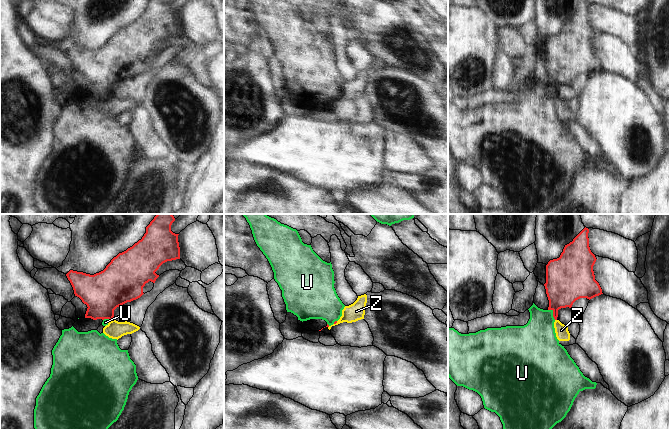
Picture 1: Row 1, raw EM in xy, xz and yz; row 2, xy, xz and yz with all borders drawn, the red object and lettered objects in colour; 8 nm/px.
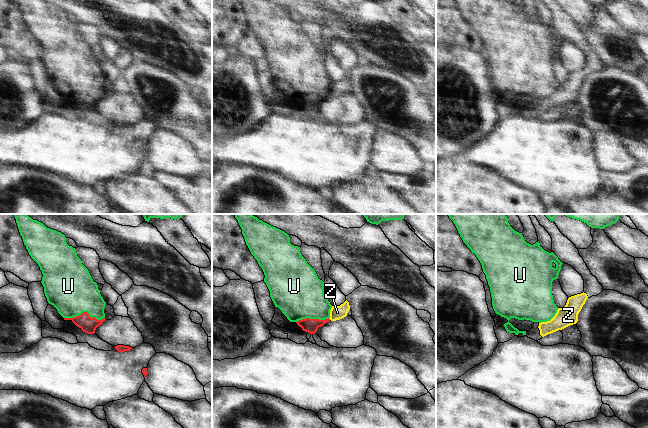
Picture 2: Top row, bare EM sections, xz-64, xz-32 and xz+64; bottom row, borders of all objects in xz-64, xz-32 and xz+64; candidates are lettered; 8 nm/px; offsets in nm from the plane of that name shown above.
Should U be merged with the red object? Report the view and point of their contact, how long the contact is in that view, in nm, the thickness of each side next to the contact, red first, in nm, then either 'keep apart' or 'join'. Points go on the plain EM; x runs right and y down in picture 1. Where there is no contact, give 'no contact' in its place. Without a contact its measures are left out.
meets red in yz at (553, 89); contact 110 nm long; 300 nm thick on the red side, 300 nm on the other; join

